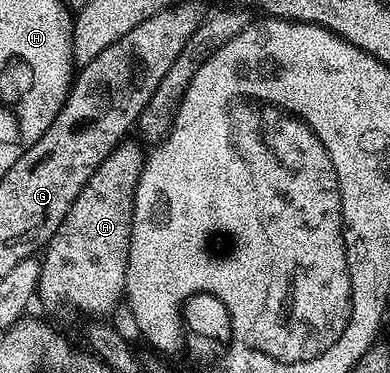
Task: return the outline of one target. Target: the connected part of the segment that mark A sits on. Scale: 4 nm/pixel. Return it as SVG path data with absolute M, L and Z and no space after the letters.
M125 139L102 159L102 163L86 179L86 187L70 203L70 211L66 211L66 219L62 219L62 227L54 231L48 244L42 250L40 261L39 300L48 305L69 305L80 313L92 317L88 319L104 319L107 313L116 309L124 297L124 280L128 266L128 248L130 247L130 231L132 230L132 208L134 207L134 191L138 187L138 179L144 170L146 151L140 147L139 140Z

